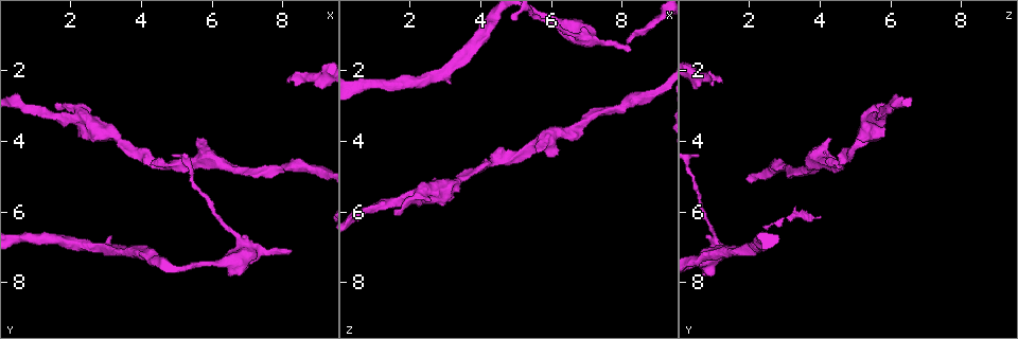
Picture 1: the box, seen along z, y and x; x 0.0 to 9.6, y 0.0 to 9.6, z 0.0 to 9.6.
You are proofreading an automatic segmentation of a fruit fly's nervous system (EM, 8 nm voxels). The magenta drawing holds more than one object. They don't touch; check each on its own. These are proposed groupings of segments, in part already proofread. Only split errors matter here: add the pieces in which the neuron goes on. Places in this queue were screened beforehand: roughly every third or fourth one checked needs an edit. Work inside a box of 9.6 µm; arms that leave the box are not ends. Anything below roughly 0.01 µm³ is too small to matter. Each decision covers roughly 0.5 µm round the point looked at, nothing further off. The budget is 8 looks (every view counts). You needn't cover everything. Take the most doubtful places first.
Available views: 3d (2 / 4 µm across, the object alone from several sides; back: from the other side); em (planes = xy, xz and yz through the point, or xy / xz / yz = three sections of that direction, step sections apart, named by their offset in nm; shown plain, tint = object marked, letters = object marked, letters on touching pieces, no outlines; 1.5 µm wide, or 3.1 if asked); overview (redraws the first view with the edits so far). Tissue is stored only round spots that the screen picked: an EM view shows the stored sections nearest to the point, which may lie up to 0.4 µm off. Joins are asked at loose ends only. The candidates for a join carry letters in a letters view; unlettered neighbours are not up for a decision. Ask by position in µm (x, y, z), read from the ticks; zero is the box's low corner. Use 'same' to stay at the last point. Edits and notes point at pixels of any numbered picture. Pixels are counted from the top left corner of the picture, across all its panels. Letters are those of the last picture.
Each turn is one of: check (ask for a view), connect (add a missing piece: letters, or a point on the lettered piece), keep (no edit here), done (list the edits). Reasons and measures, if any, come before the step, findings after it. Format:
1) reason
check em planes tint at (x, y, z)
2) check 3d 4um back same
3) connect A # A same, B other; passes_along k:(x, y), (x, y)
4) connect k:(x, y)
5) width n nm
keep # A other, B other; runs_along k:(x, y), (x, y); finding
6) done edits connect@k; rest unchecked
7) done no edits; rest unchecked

check 3d 4um at (8.10, 2.30, 1.15)

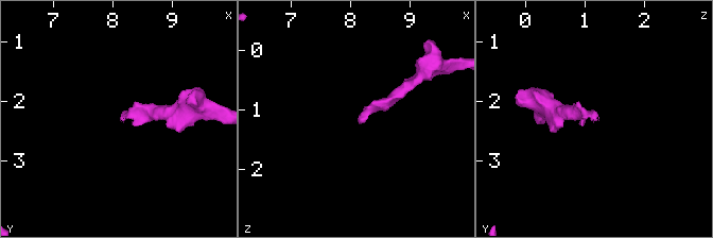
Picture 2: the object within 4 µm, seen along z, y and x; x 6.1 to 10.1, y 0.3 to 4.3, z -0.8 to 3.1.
check em planes letters at (8.15, 2.30, 1.10)

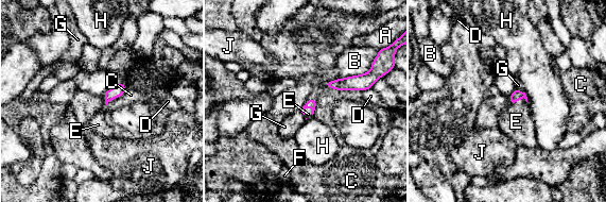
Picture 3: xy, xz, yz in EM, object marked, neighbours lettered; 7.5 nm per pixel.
connect E # A other, B other, C other, D other, E same, F other, G other, H other, J other; passes_along 3:(516, 94), (519, 99), (516, 121); it goes on there

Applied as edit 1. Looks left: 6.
check overview

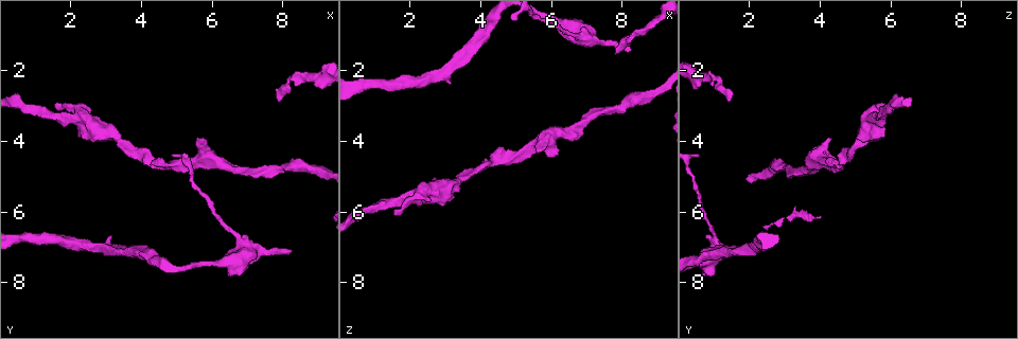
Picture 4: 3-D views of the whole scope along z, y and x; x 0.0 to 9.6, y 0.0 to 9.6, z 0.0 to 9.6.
free end
check 3d 2um at (8.20, 7.10, 1.35)

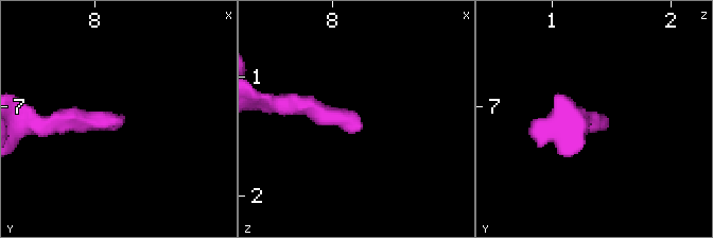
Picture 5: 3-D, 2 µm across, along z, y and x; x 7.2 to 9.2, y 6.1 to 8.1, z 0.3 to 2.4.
now the EM
check em xy step 4 letters at (8.22, 7.10, 1.42)

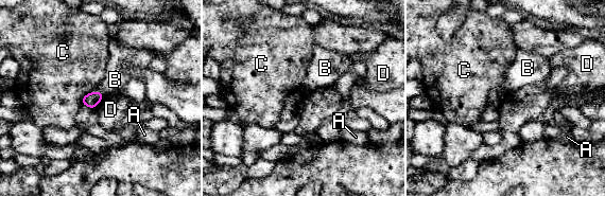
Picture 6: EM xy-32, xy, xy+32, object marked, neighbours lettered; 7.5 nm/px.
another direction
check em planes letters same

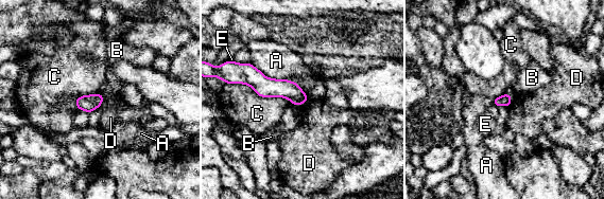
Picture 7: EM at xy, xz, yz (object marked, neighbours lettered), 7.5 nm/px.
keep # A other, B other, C other, D other, E other; runs_along 7:(243, 76), (304, 98); none of them fits

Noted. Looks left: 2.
an open end
check em yz step 8 letters at (5.70, 3.85, 4.25)

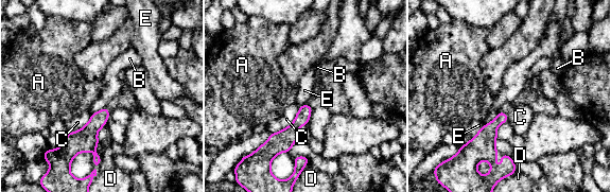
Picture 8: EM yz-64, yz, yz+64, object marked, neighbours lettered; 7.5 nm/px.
keep # A other, B other, C other, D other, E other; none of them fits

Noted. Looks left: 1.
done edits connect@3; rest unchecked

